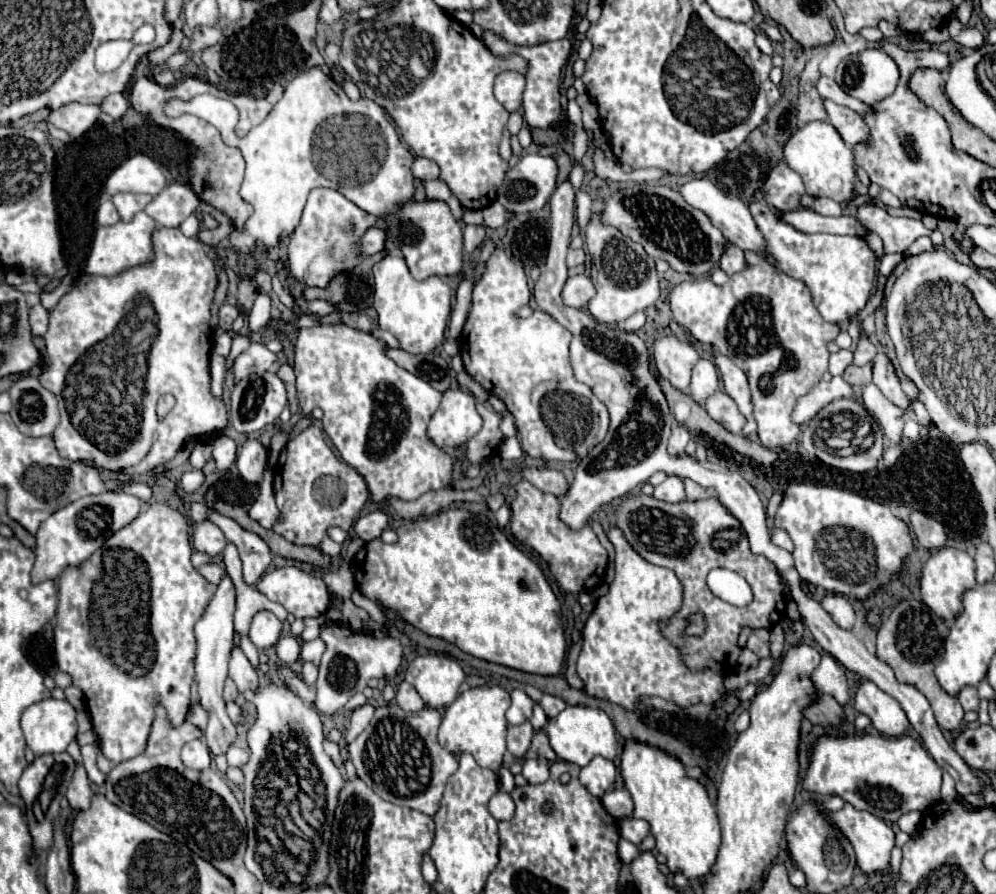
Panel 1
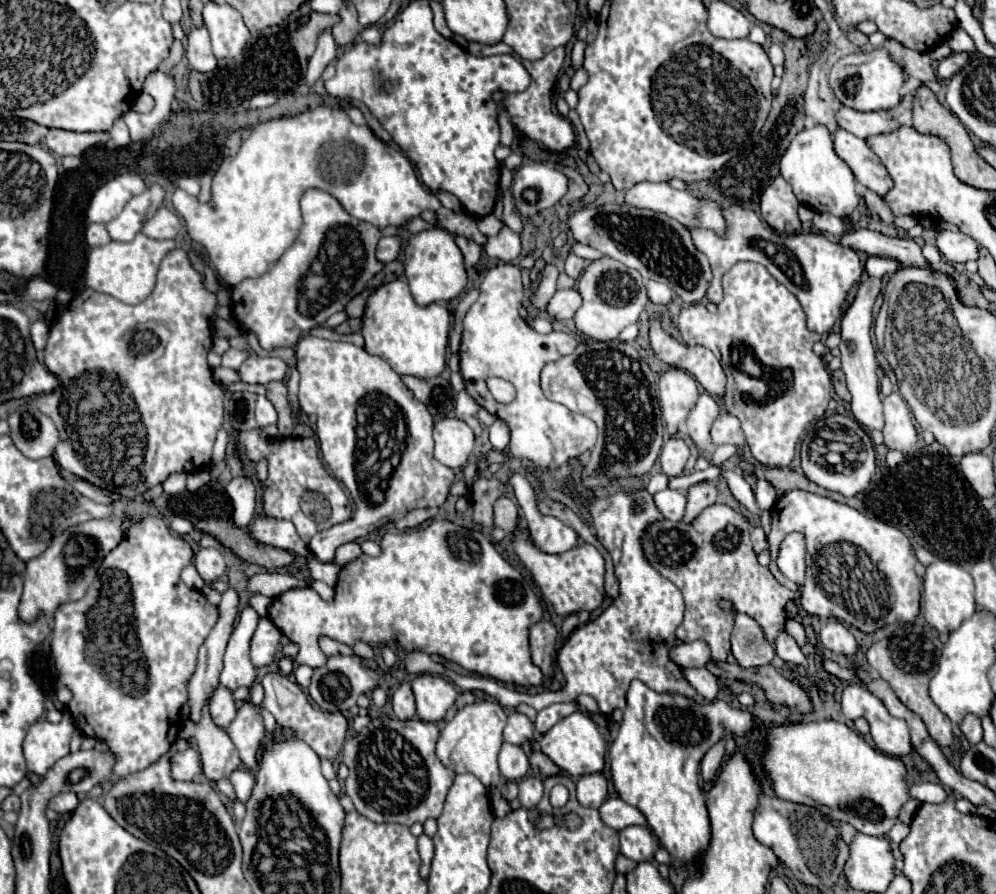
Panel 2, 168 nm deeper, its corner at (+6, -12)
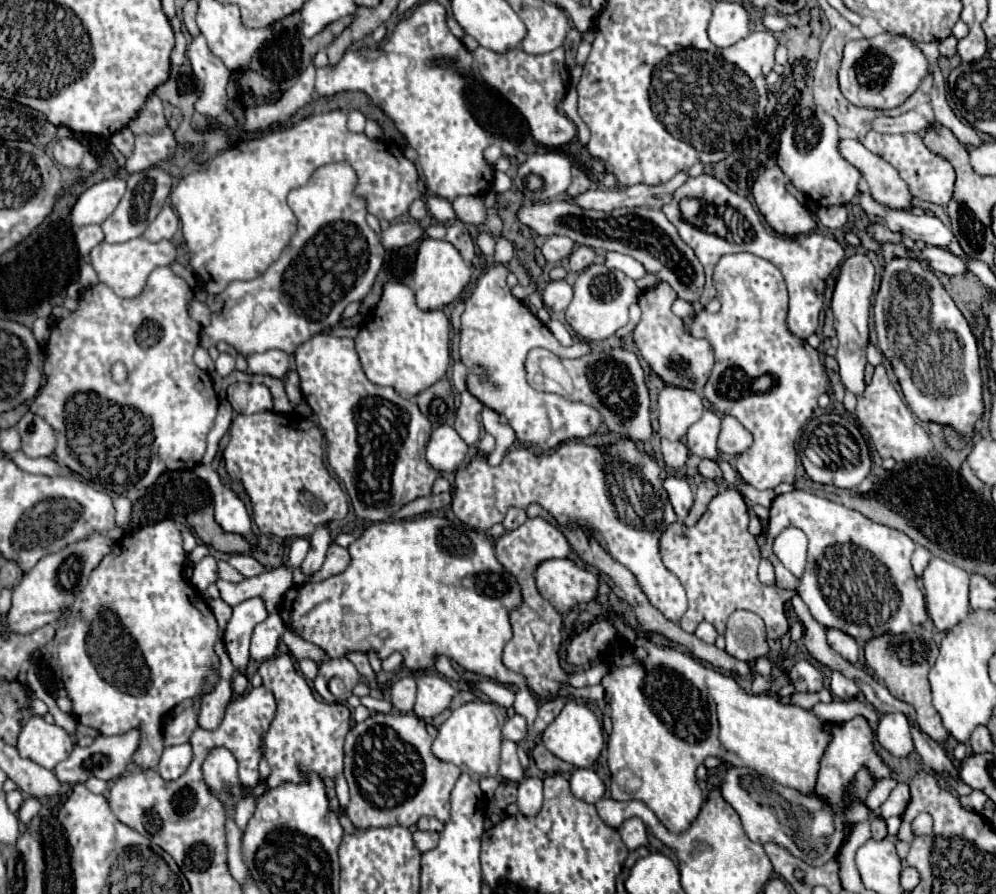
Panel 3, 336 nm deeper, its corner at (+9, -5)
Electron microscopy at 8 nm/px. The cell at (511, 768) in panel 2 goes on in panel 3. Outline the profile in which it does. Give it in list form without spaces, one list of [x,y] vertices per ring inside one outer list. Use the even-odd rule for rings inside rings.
[[[502,741],[502,751],[500,751],[500,775],[506,781],[522,781],[524,779],[524,769],[518,761],[516,755],[516,743],[514,741]]]

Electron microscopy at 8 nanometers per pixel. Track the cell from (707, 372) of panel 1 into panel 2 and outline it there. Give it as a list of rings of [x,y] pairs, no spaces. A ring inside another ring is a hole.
[[[701,392],[689,420],[687,420],[687,430],[689,430],[689,438],[693,440],[693,444],[701,450],[701,452],[707,452],[713,448],[711,444],[711,436],[709,436],[709,430],[711,430],[711,424],[715,422],[715,418],[721,414],[719,406],[715,404],[715,400],[707,394],[707,392]]]

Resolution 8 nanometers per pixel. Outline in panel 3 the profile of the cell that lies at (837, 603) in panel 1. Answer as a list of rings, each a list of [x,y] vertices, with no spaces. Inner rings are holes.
[[[828,627],[826,629],[826,637],[828,637],[828,645],[840,653],[846,661],[850,663],[856,663],[858,661],[858,643],[854,637],[842,633],[840,629],[834,629],[834,627]]]

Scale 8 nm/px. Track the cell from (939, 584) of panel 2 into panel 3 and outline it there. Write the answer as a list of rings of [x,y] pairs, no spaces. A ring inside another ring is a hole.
[[[932,557],[928,567],[922,573],[922,583],[924,583],[924,593],[926,593],[926,609],[928,609],[928,617],[934,621],[938,631],[948,631],[952,629],[956,623],[960,623],[968,611],[970,611],[970,603],[968,603],[968,585],[970,585],[970,575],[964,569],[958,569],[956,565]]]

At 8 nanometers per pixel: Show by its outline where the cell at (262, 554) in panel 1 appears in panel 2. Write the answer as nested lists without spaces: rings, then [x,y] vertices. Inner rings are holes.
[[[227,590],[219,602],[219,622],[215,624],[215,628],[211,630],[211,634],[207,636],[207,640],[203,642],[203,646],[199,648],[199,664],[197,670],[193,674],[193,678],[189,680],[189,702],[191,702],[191,720],[199,722],[201,720],[201,712],[205,708],[205,704],[211,700],[215,688],[219,686],[219,674],[221,674],[221,664],[223,664],[223,652],[225,652],[225,644],[231,636],[235,618],[237,618],[237,606],[239,606],[239,598],[235,590]]]

